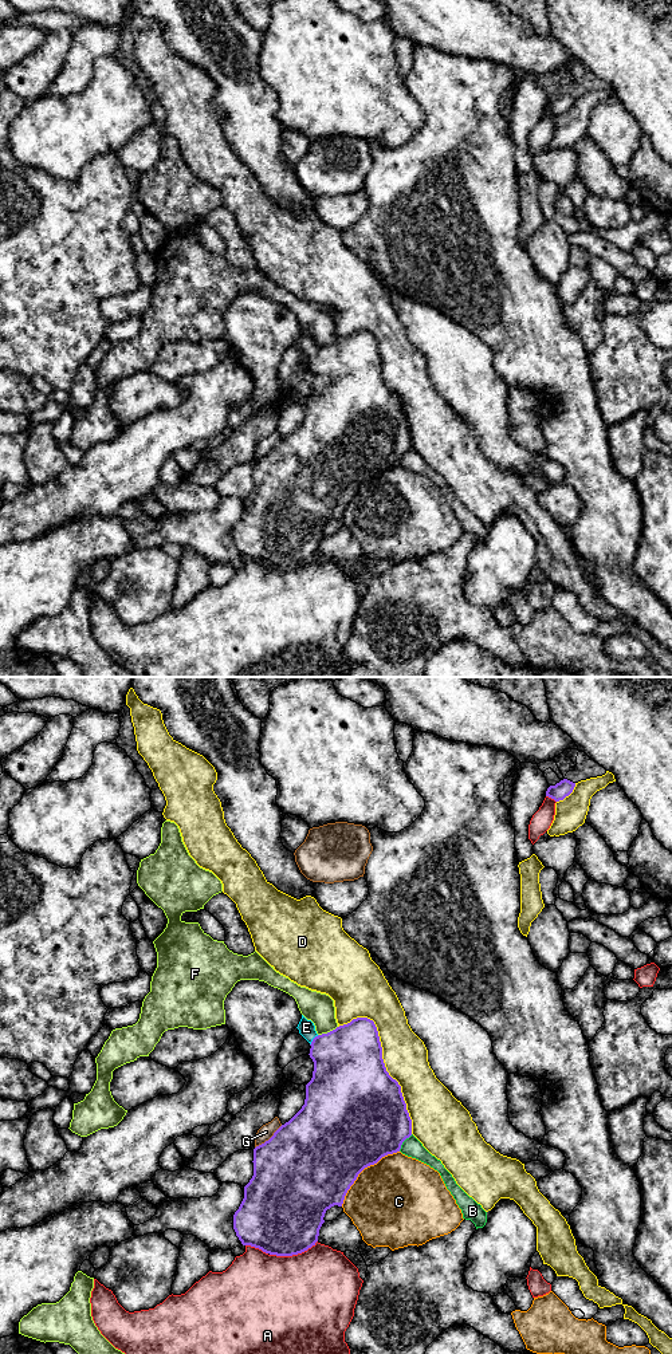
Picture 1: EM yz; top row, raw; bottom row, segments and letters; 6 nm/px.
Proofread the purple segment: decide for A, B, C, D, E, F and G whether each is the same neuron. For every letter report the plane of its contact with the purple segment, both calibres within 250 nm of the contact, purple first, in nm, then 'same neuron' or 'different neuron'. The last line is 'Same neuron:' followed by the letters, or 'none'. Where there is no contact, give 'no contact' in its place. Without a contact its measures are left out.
A: yz | 480/480 nm | different neuron
B: yz | 480/110 nm | different neuron
C: yz | 500/480 nm | different neuron
D: yz | 480/260 nm | different neuron
E: yz | 420/100 nm | same neuron
F: yz | 420/180 nm | different neuron
G: yz | 500/90 nm | different neuron
Same neuron: E

